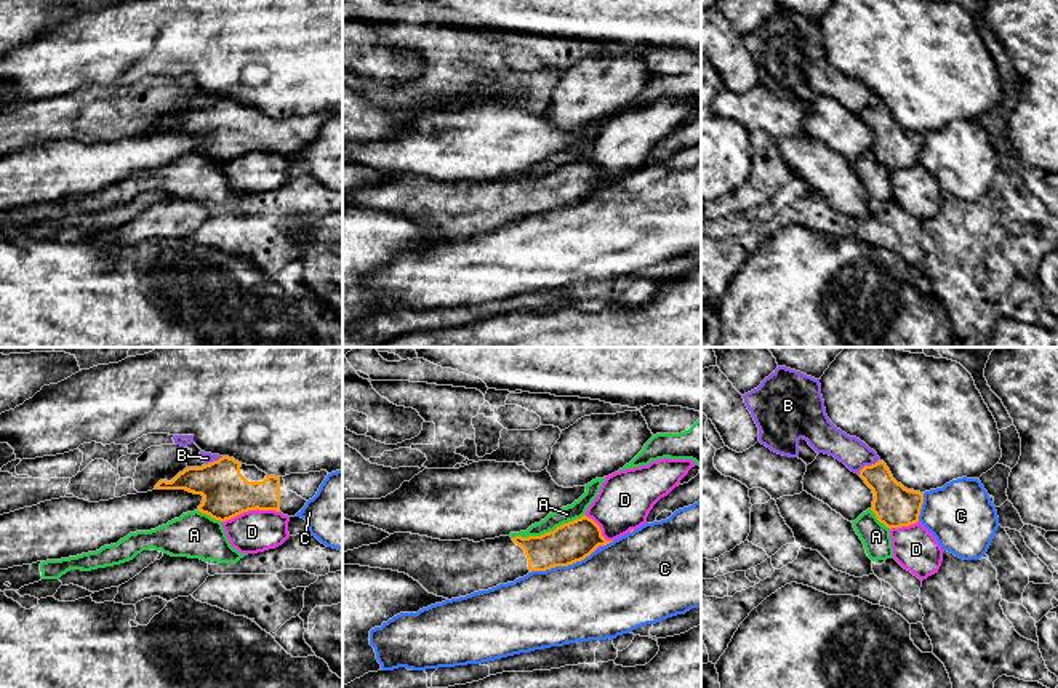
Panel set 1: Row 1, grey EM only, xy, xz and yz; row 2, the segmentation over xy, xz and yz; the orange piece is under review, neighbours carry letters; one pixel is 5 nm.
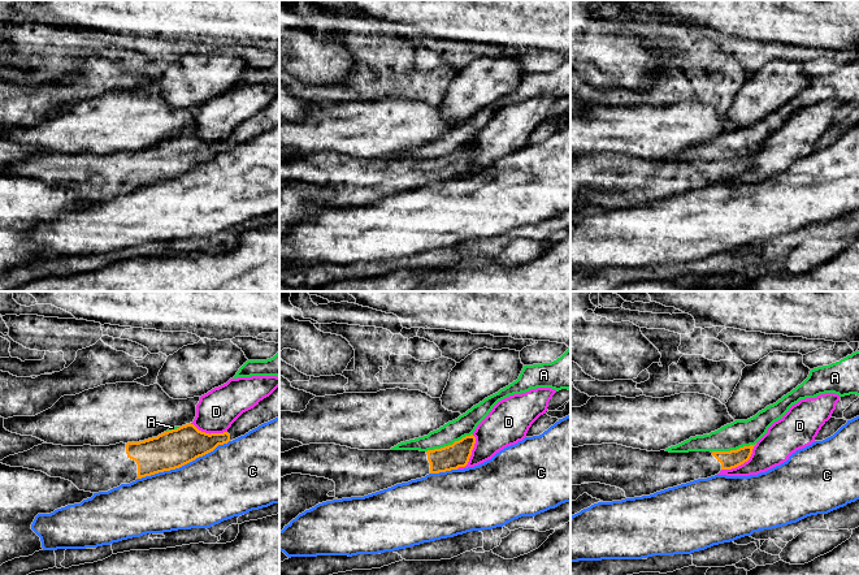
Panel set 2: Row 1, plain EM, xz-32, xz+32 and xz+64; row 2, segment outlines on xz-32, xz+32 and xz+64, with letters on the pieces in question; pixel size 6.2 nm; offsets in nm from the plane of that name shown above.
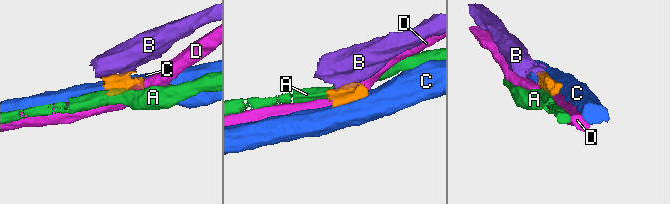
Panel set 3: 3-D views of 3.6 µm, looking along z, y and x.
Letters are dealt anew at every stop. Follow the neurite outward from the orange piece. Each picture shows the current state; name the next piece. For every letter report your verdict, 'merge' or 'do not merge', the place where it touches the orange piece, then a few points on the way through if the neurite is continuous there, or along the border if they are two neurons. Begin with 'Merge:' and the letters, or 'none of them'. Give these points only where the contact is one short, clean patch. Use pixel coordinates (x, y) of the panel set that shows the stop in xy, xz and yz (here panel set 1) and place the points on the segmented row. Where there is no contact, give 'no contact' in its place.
Merge: none of them
A: do not merge | xz (549, 532) | along xz (585, 514), (540, 535), (512, 538)
B: do not merge | yz (866, 466) | along yz (876, 461), (865, 466), (858, 474)
C: do not merge | xz (561, 565)
D: do not merge | xy (250, 509)

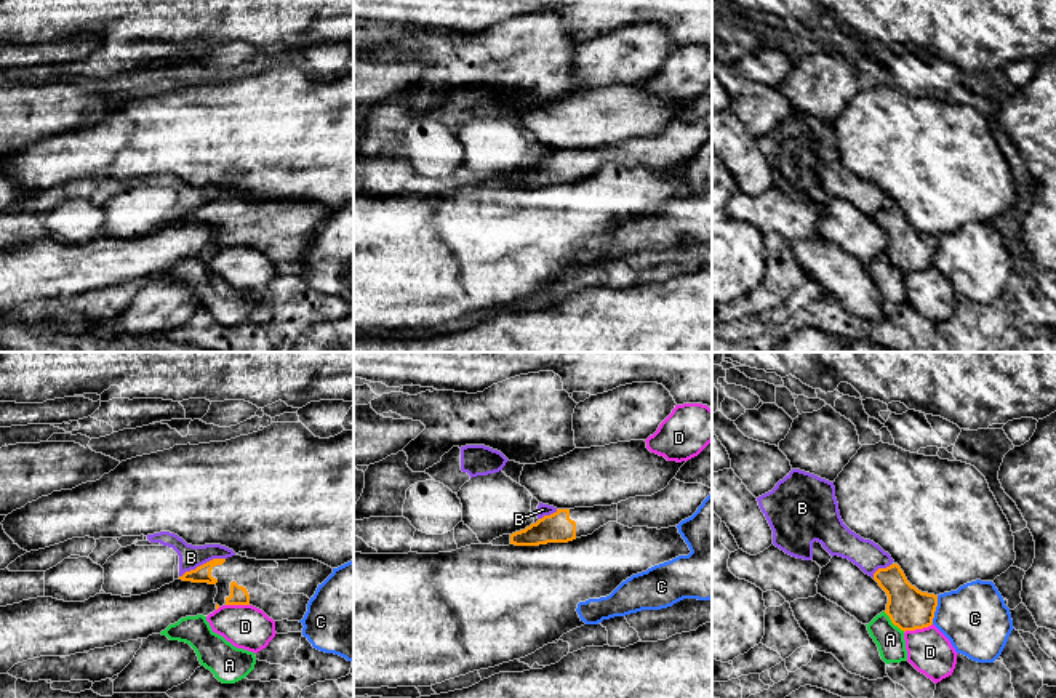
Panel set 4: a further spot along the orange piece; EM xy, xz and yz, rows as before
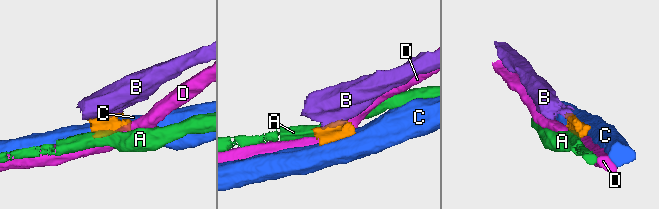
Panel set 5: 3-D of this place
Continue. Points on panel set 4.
Merge: none of them
A: do not merge | yz (893, 623) | along yz (884, 612), (904, 631)
B: do not merge | xy (204, 564) | along xy (224, 557), (207, 561), (180, 577)
C: do not merge | yz (935, 610)
D: do not merge | yz (917, 628)

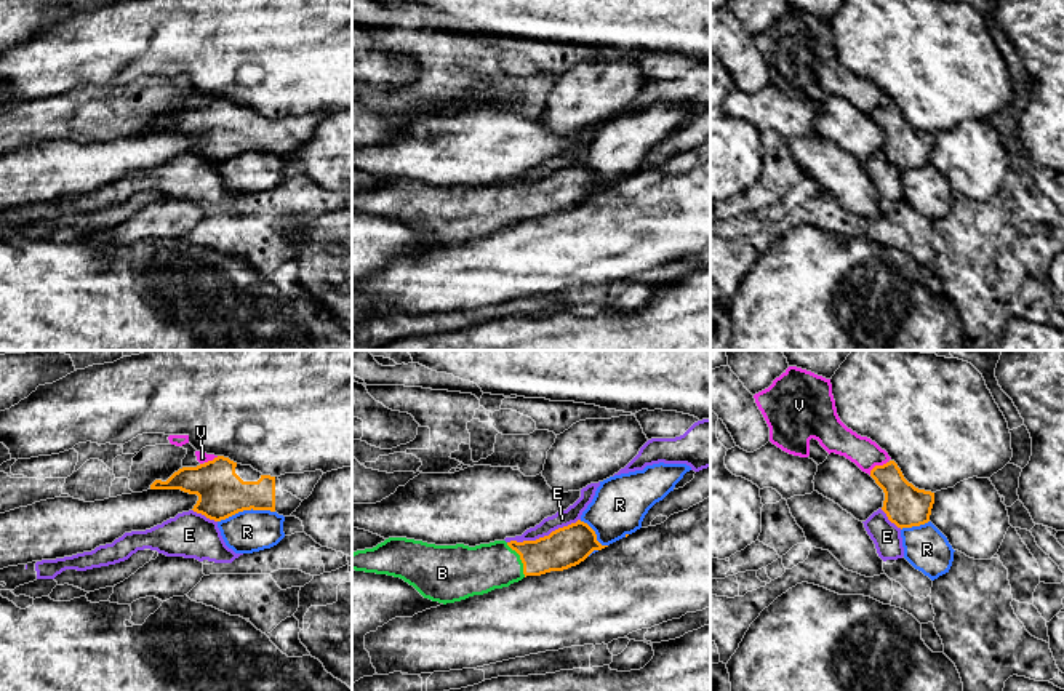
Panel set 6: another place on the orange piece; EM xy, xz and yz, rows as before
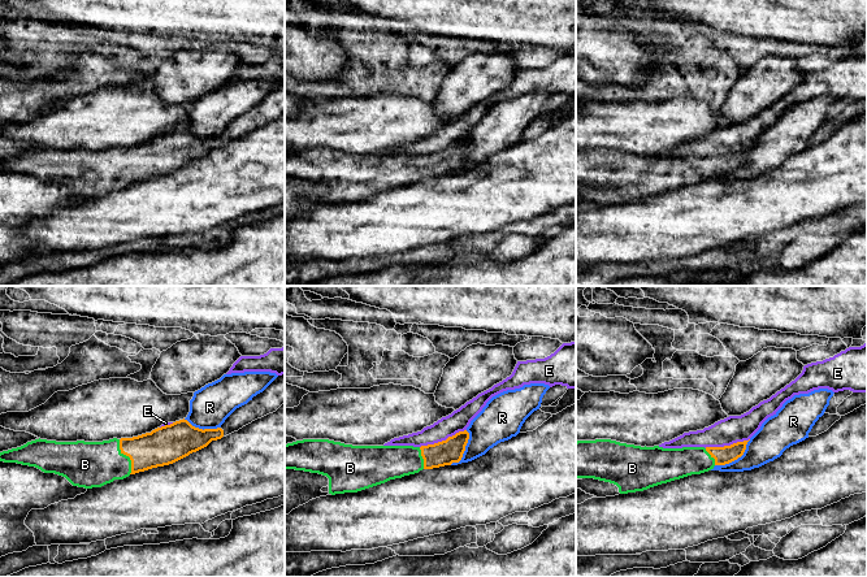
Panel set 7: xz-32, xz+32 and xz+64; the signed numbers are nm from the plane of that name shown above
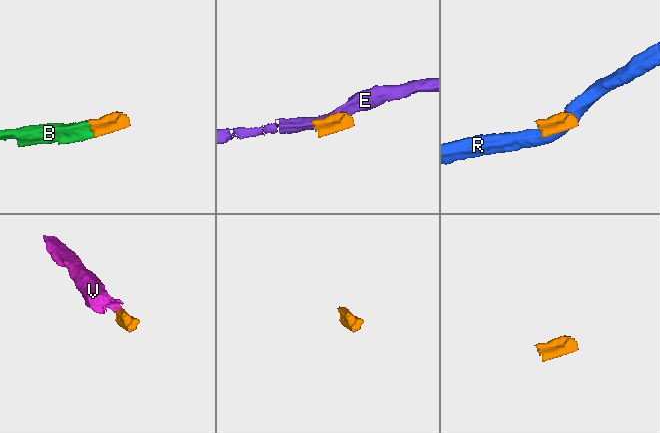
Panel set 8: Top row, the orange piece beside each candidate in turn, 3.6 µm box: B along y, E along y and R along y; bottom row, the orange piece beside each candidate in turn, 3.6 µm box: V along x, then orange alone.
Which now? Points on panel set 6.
Merge: B
B: merge | xz (520, 559) | across xz (568, 546), (540, 557), (520, 559), (479, 570)
E: do not merge | xz (544, 536) | along xz (580, 519), (535, 539), (508, 543)
R: do not merge | xy (245, 509)
V: do not merge | yz (877, 466) | along yz (887, 461), (876, 466), (869, 474)

